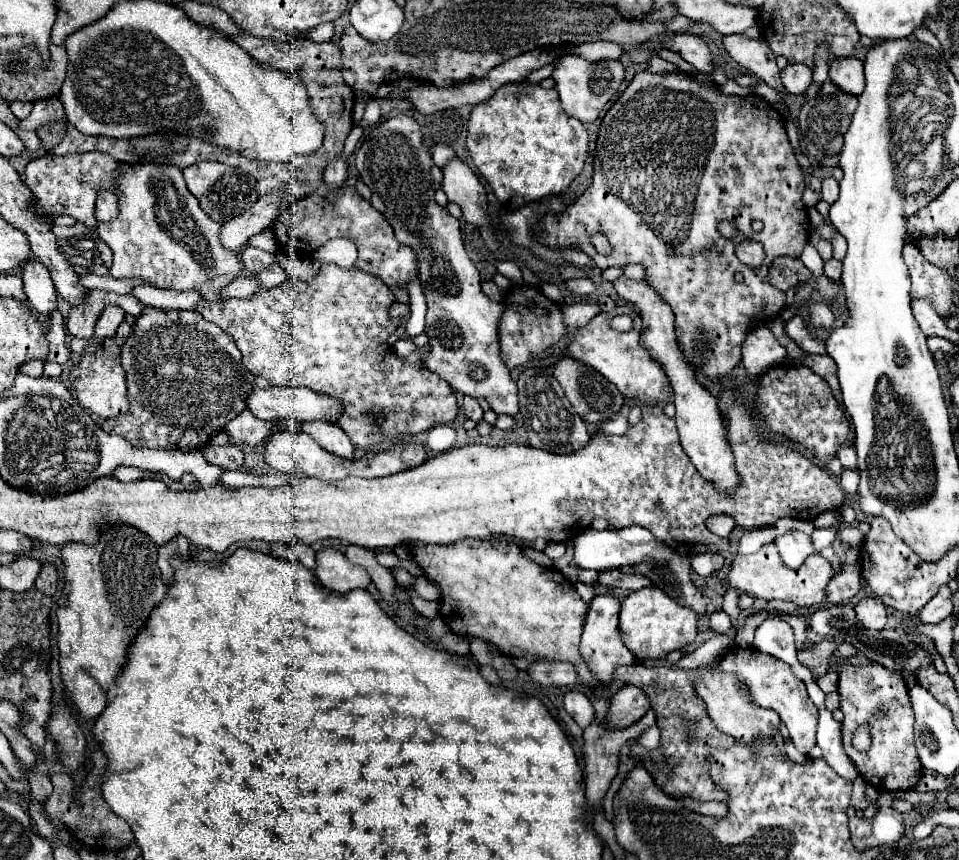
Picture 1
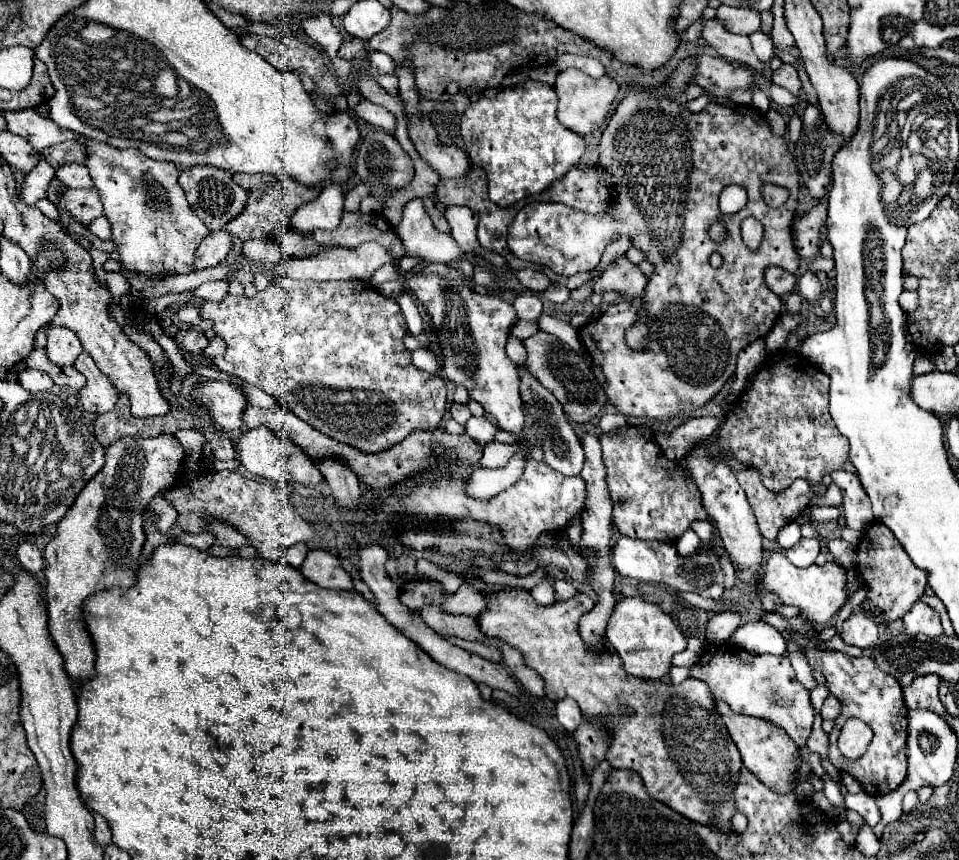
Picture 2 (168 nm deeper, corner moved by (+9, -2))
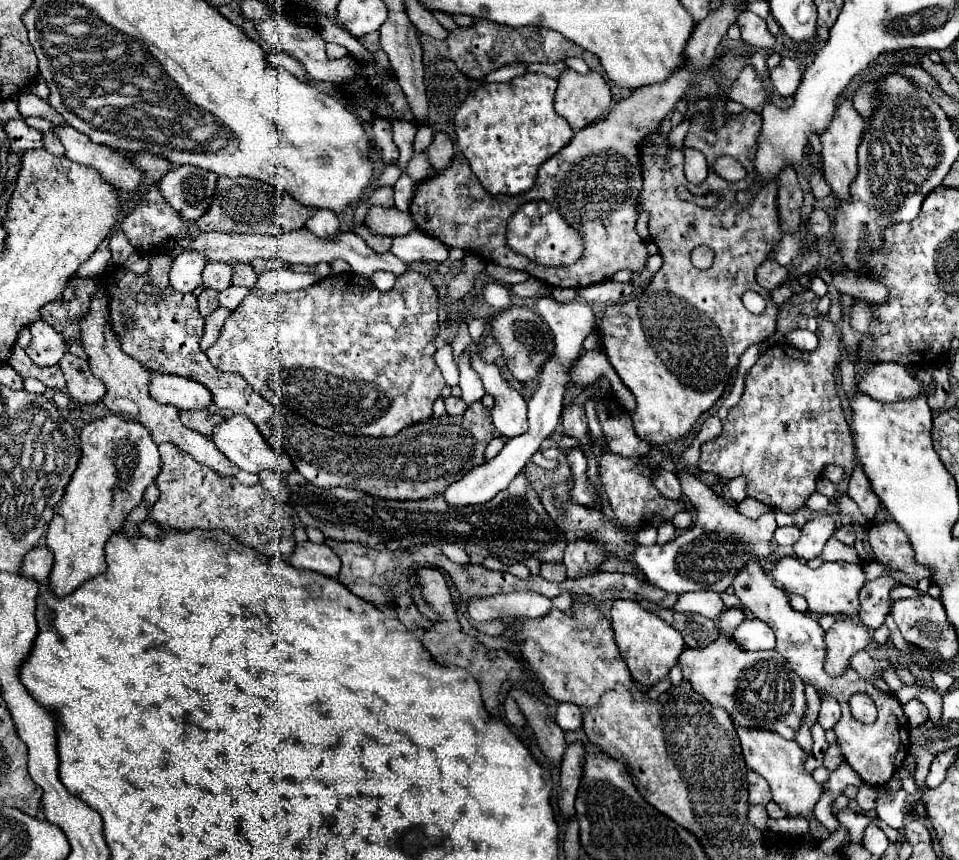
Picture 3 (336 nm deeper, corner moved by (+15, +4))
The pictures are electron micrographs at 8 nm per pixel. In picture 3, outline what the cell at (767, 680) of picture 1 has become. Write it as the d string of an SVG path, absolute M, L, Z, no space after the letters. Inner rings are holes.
M719 635L717 641L705 647L687 647L679 657L679 665L693 689L709 703L723 707L737 725L769 729L785 739L797 735L801 717L805 717L805 687L777 651L743 651L733 639Z

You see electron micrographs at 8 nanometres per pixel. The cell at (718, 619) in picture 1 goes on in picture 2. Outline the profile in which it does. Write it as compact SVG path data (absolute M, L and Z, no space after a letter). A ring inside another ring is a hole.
M735 611L715 613L715 615L709 619L707 641L715 643L715 645L727 643L739 625L741 625L741 615L739 615L739 613L735 613Z

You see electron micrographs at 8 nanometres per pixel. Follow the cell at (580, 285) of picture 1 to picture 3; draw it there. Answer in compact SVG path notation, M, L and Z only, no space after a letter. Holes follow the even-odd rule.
M531 277L531 279L527 279L525 283L513 285L511 289L513 289L513 293L519 295L519 297L533 297L533 299L537 299L537 297L541 297L541 295L547 295L549 285L545 285L543 281Z

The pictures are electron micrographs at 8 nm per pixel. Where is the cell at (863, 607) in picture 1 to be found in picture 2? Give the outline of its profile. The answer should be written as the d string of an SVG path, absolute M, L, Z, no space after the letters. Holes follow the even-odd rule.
M853 611L841 625L841 637L847 645L871 649L877 645L877 625L865 611Z

